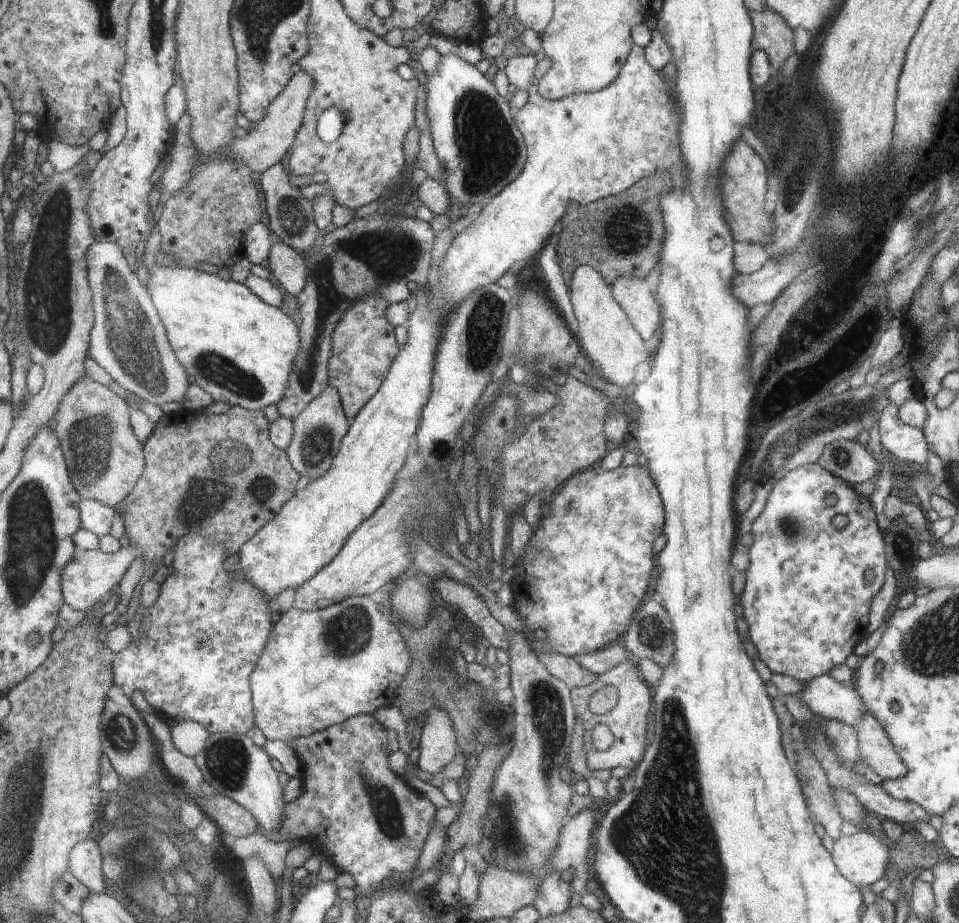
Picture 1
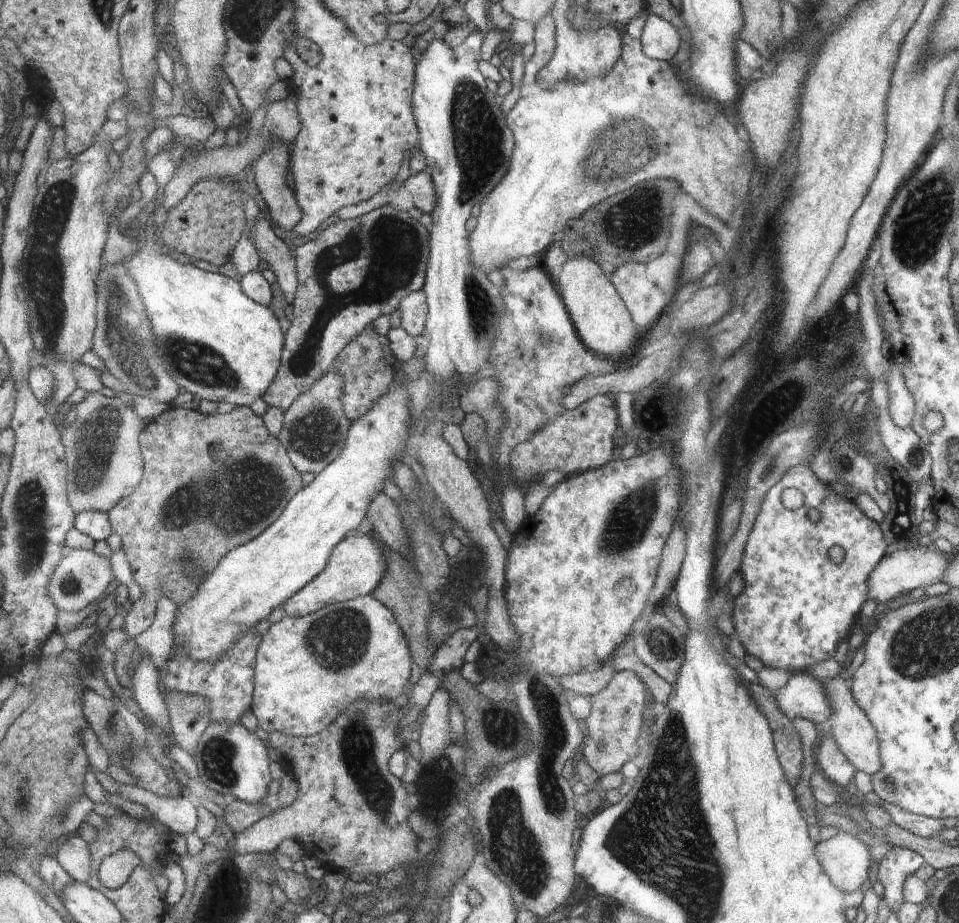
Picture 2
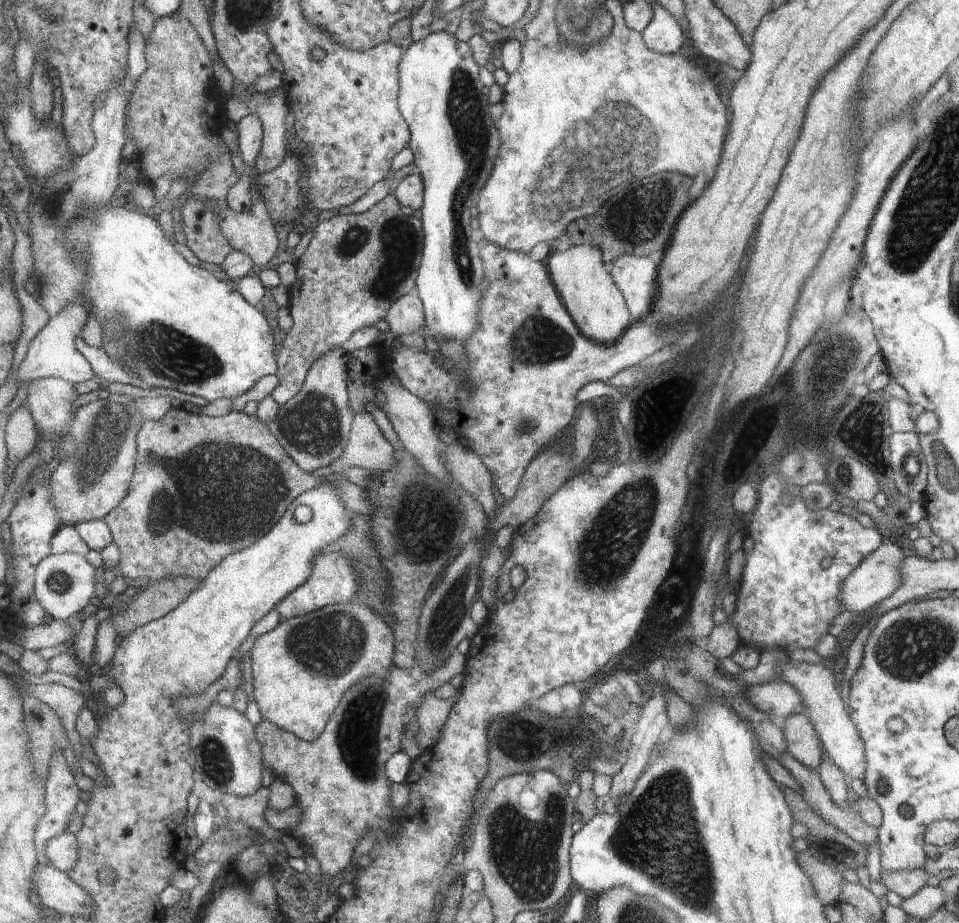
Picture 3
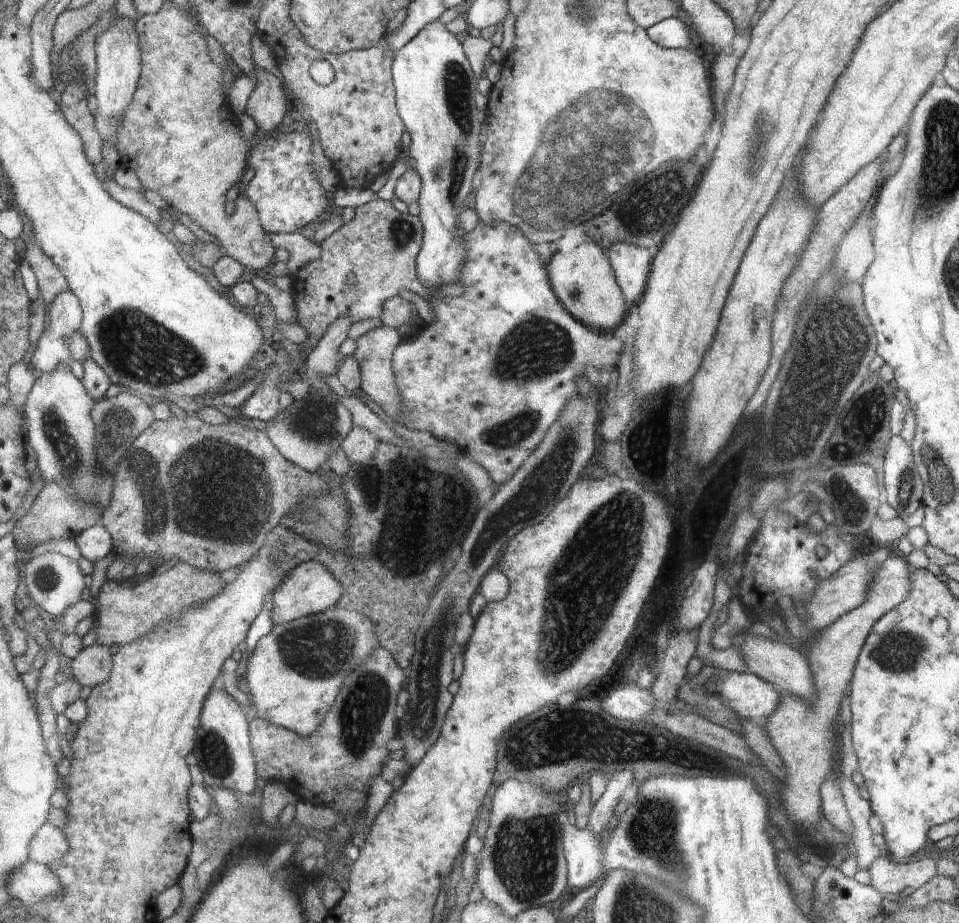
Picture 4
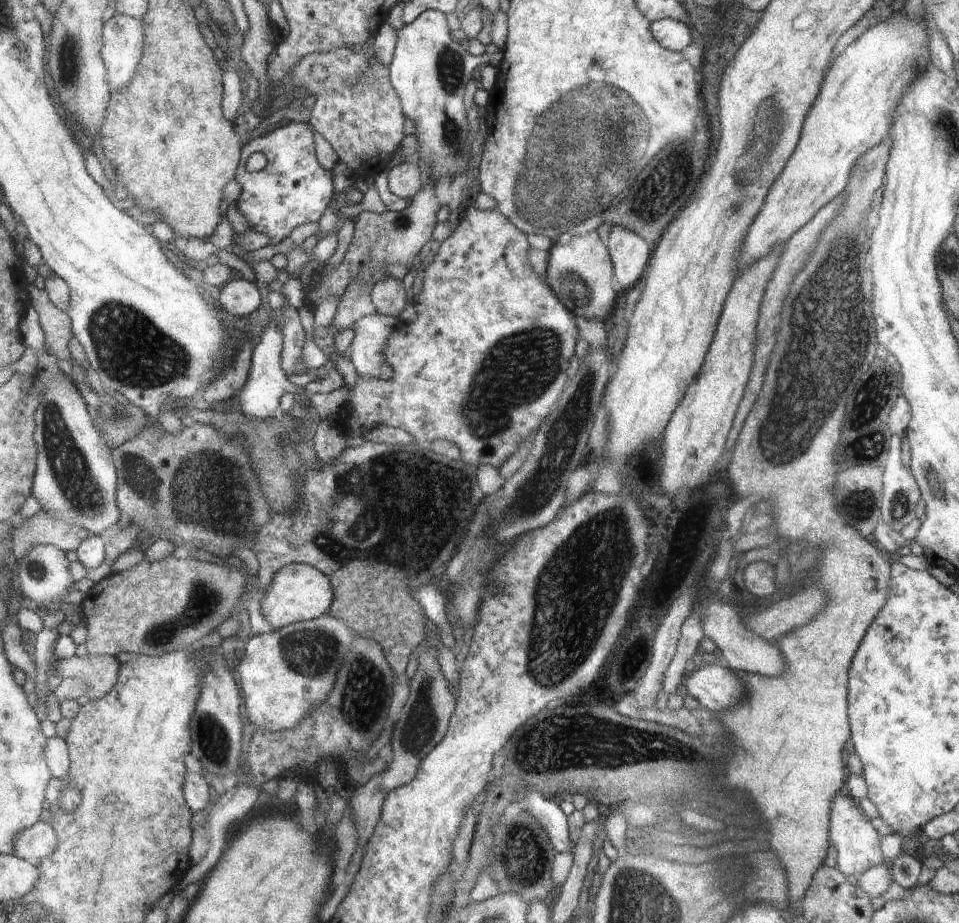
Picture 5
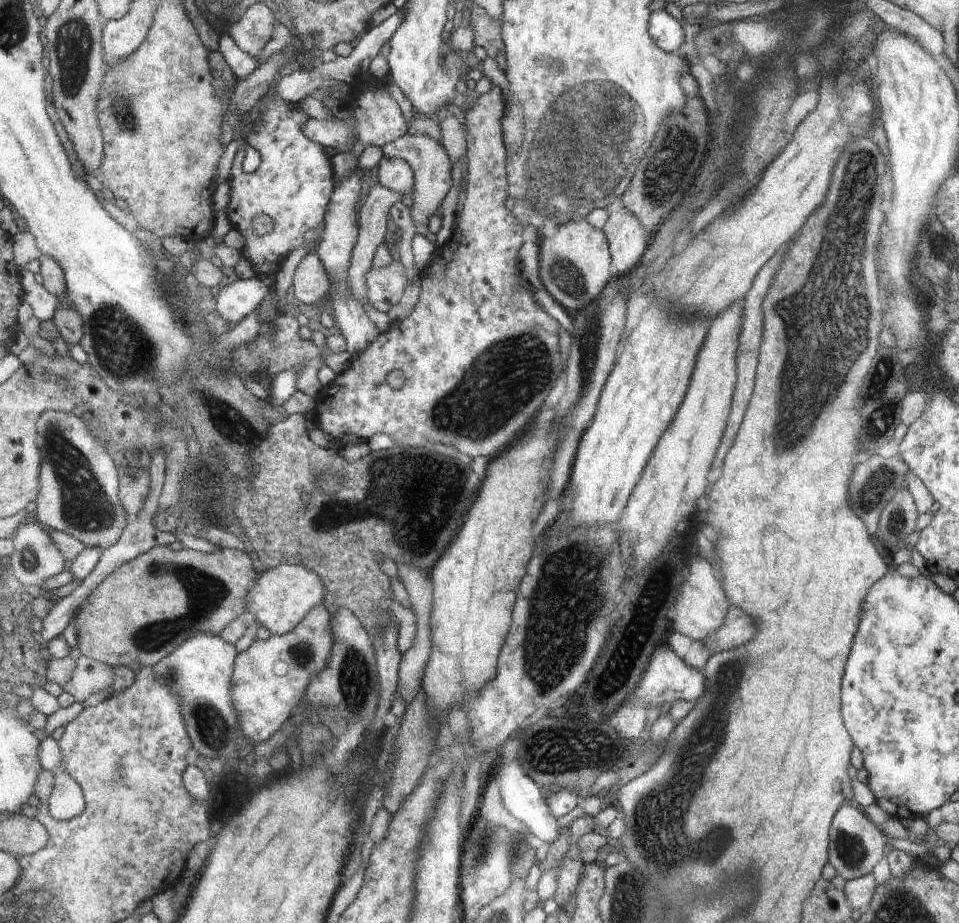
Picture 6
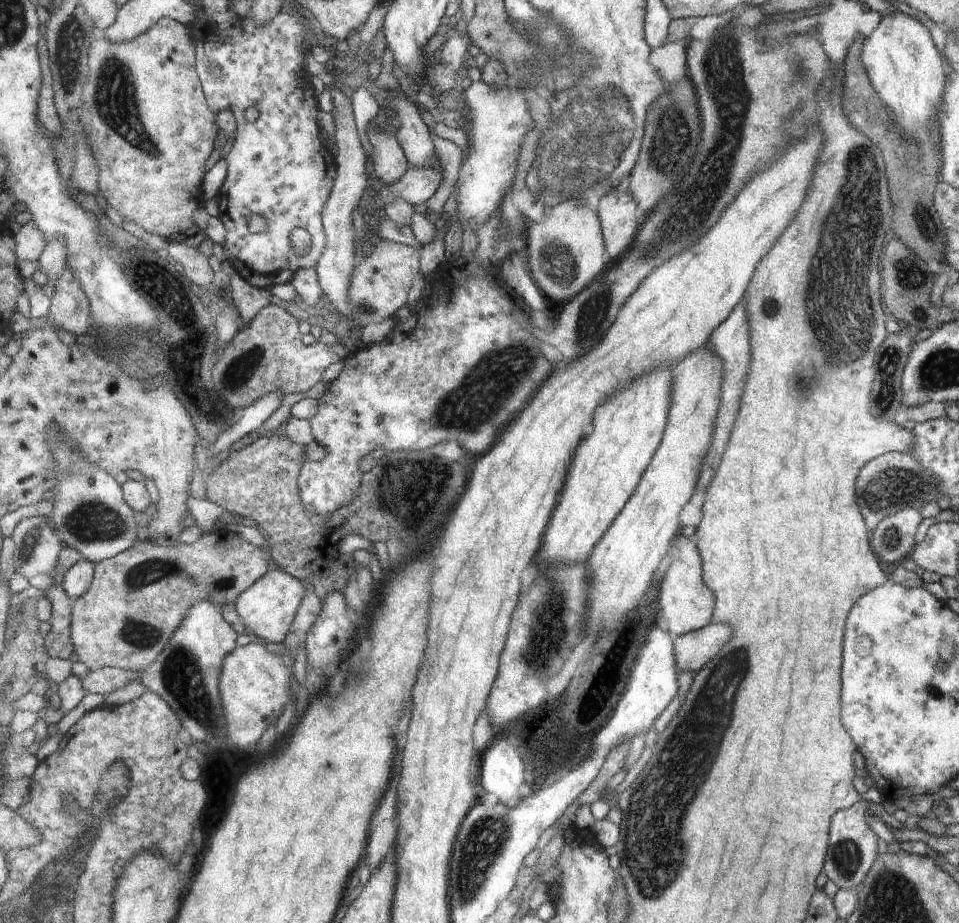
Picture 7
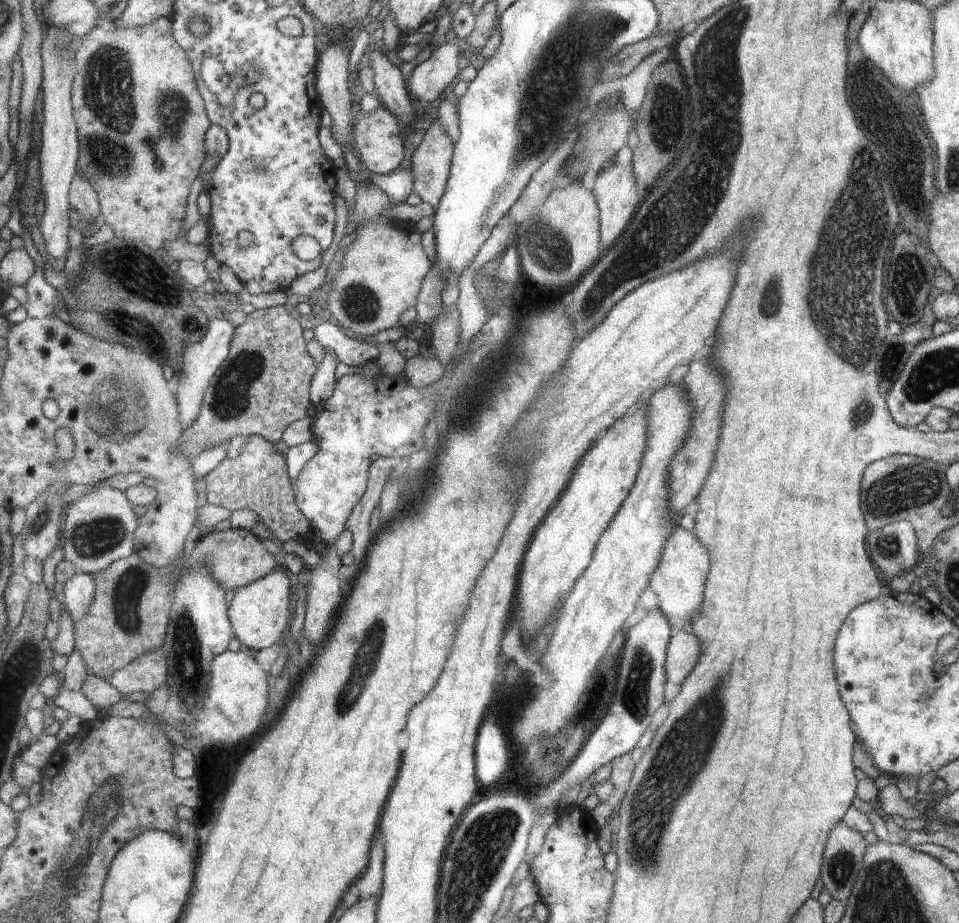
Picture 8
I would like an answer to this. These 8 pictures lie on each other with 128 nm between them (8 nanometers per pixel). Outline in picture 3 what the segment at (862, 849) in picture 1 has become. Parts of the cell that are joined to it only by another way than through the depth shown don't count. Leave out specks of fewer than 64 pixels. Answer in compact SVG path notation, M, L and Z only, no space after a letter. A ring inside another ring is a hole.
M802 851L798 854L800 866L810 875L812 882L815 883L815 889L818 891L819 898L823 905L833 904L836 898L840 896L842 882L845 878L843 873L832 868L830 864L822 862L824 856L816 857L811 851Z

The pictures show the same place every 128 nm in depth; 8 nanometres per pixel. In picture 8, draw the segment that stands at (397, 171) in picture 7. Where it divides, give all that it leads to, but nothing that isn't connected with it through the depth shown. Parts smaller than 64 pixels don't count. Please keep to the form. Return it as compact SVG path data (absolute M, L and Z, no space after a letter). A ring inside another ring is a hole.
M383 107L371 114L362 113L360 108L356 108L353 118L356 118L353 142L359 152L357 156L367 172L388 175L407 162L410 149L401 136L402 126L396 116Z

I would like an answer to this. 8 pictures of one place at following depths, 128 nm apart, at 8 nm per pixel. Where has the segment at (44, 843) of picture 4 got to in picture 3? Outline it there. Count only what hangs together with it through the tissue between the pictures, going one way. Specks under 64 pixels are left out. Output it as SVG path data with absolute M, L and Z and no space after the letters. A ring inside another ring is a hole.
M66 831L64 834L58 834L56 838L52 838L48 842L48 856L52 860L52 866L67 873L72 872L80 860L78 835Z

